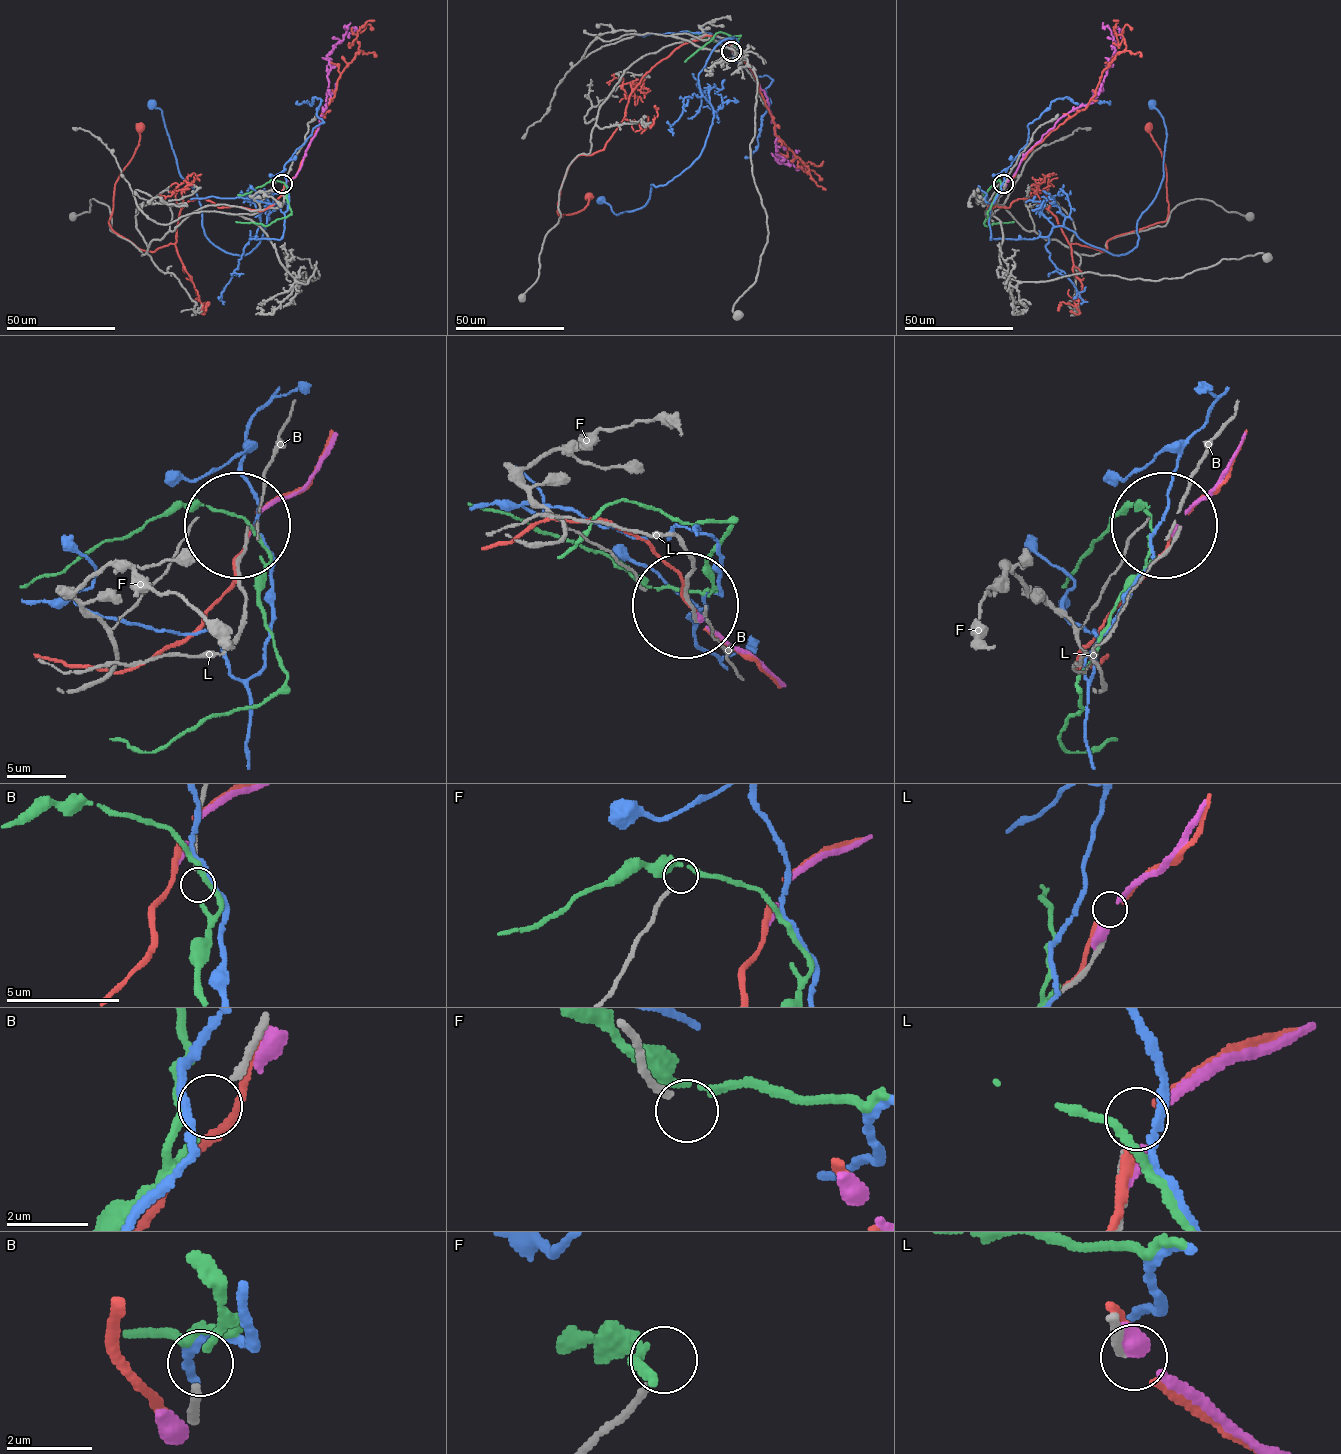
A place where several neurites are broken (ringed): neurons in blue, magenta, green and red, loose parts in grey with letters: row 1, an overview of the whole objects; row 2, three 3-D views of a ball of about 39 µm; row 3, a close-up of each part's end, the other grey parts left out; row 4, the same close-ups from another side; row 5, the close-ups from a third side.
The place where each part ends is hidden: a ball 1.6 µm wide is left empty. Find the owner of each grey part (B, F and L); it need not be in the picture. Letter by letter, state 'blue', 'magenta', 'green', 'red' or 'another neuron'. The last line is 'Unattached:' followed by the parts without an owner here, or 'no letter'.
B: green
F: another neuron
L: another neuron
Unattached: F, L

